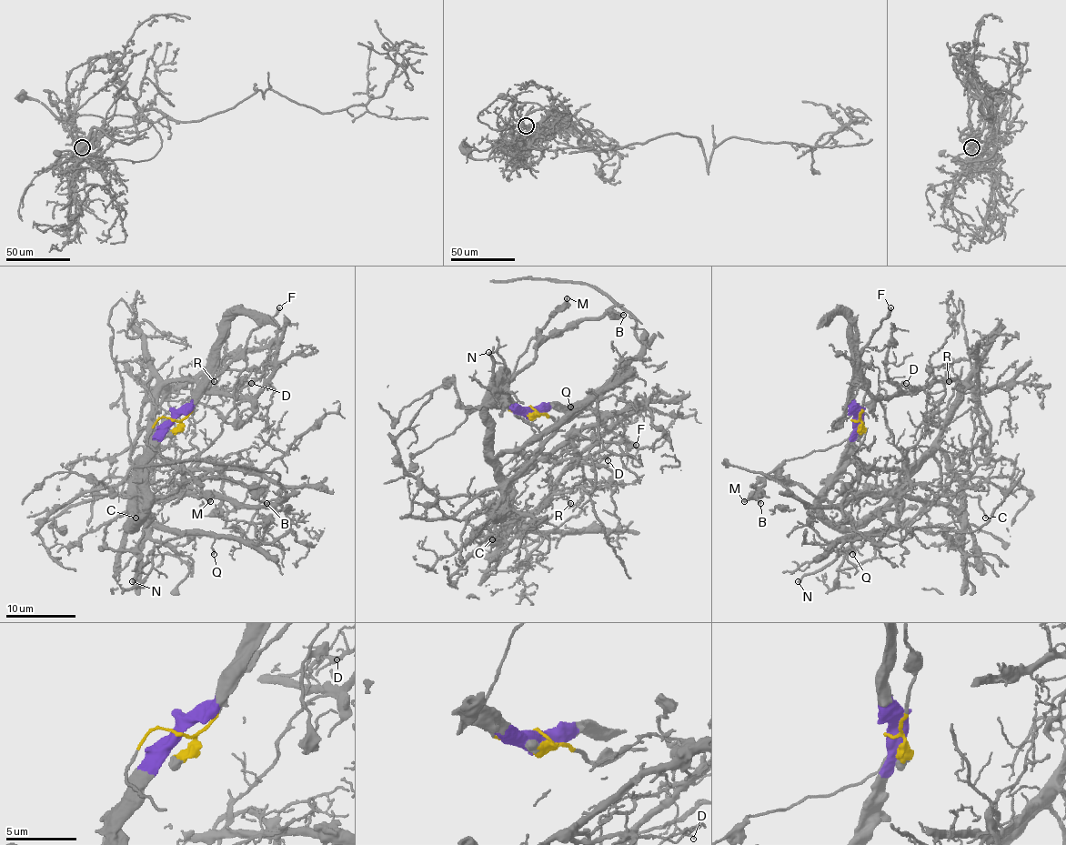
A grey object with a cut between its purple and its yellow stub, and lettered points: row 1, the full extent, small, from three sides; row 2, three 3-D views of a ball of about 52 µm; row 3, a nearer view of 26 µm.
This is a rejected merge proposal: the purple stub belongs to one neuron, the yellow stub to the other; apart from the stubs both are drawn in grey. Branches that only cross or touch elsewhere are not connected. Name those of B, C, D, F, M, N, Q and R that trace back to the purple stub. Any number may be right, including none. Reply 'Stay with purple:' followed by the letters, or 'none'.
Stay with purple: C, D, Q, R

